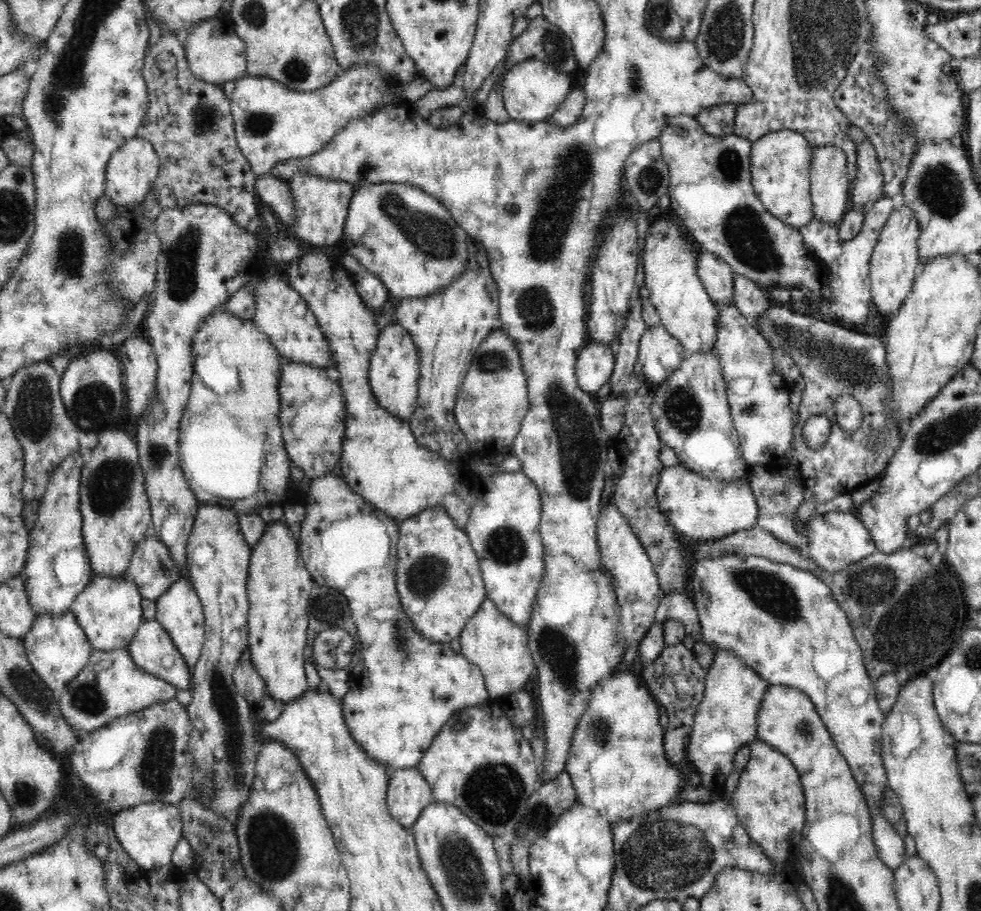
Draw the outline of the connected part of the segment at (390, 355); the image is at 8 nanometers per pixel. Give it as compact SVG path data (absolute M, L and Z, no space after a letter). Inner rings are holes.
M390 323L379 332L376 348L370 357L369 383L379 405L385 408L390 414L408 420L416 408L416 401L419 391L420 359L418 349L414 346L413 338L402 325Z

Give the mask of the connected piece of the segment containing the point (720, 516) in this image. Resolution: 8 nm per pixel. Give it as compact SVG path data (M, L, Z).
M682 465L664 467L656 490L660 511L670 519L677 532L688 540L708 541L722 539L739 530L757 525L758 502L750 489L750 471L736 483L706 479Z

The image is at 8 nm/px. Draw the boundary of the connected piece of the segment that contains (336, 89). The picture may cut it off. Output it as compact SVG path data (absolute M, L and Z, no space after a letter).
M352 66L350 70L340 71L338 77L317 91L298 92L288 88L270 77L240 77L235 80L235 89L231 99L231 111L235 122L235 136L242 154L251 164L258 177L270 175L278 162L312 156L324 150L328 144L348 126L354 118L364 118L374 110L388 104L402 103L402 98L390 91L392 82L386 81L376 66Z

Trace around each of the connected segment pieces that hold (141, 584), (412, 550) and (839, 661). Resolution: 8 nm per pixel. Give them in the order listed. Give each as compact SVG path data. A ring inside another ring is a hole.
M150 532L138 542L128 570L122 577L134 582L143 598L155 601L175 582L184 578L185 573L176 566L170 548Z
M434 506L403 521L399 536L395 575L403 610L430 641L450 643L487 598L479 560L466 530L458 527L446 510Z
M723 555L700 560L692 567L690 581L691 595L702 625L702 642L714 650L731 650L768 684L796 688L810 697L839 752L849 764L872 812L872 834L877 853L886 865L896 870L907 855L904 839L886 819L886 815L882 815L880 798L888 787L881 756L881 732L885 716L876 698L875 682L864 666L860 645L830 587L806 569L798 569L785 562L772 562L757 555ZM856 688L862 688L868 694L866 702L859 706L850 702L850 694Z

